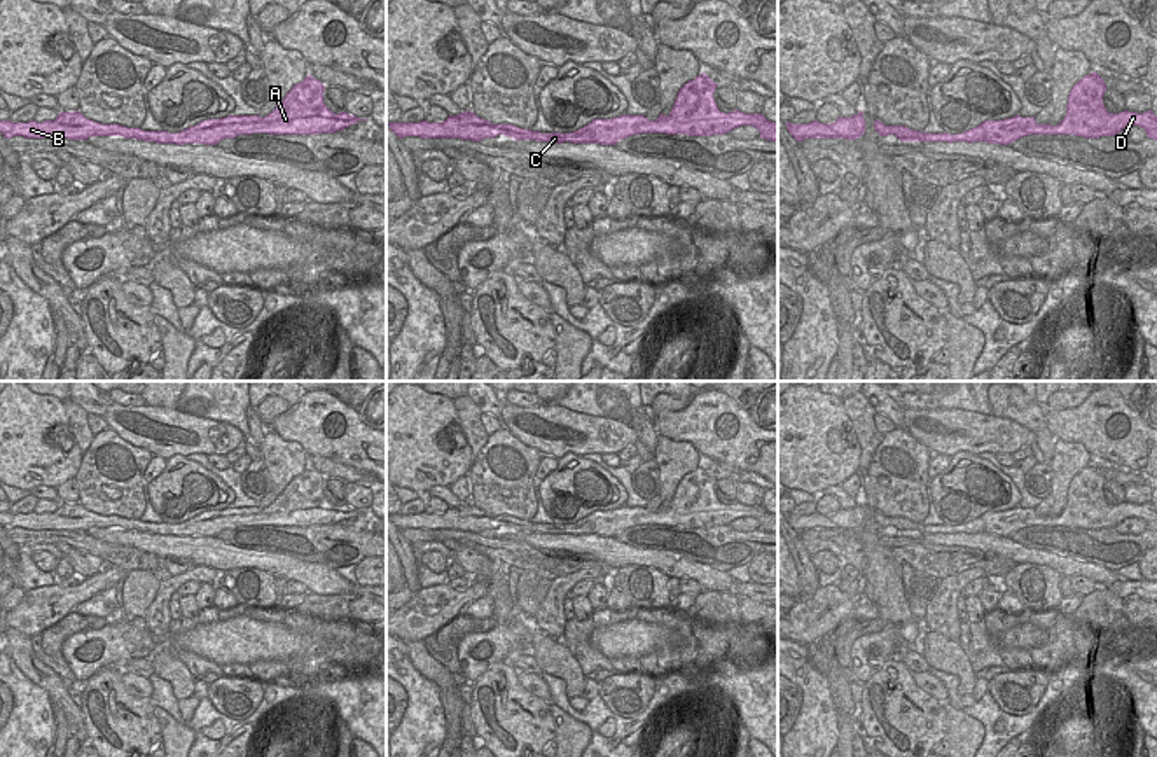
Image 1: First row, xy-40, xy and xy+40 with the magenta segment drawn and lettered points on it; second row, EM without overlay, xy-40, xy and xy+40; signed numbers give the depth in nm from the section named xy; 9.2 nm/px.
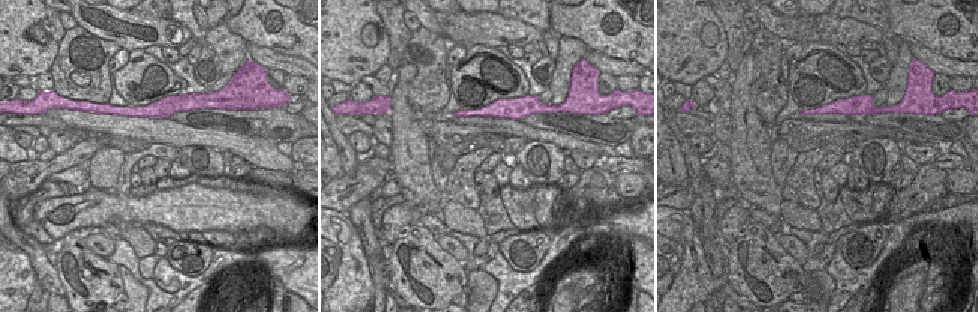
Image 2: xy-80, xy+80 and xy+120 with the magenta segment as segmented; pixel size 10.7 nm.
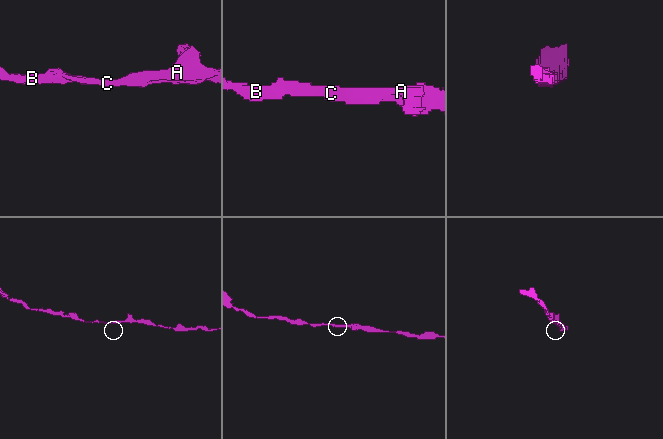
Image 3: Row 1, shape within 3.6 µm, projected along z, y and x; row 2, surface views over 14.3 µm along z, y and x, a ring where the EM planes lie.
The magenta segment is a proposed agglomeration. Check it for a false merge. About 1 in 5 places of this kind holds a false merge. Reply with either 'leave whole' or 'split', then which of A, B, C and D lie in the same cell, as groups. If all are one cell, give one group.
leave whole; groups A B C D

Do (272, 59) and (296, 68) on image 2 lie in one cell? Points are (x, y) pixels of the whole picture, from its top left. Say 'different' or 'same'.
same

